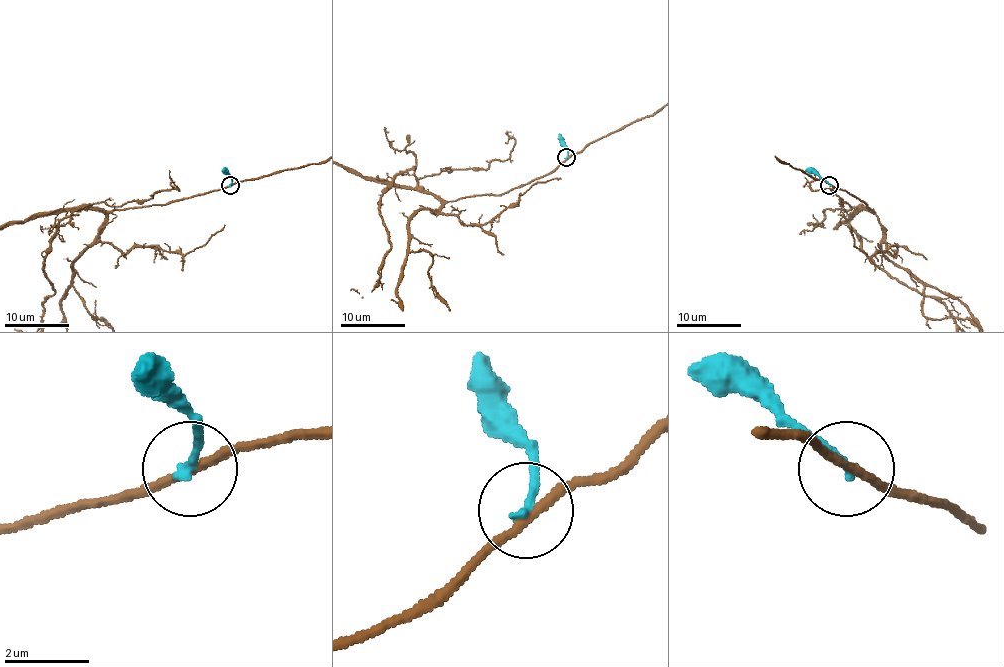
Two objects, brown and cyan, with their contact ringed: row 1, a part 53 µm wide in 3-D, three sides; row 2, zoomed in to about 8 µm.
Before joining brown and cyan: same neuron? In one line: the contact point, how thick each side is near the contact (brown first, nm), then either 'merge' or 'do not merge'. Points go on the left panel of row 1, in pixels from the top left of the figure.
place (230, 185); calibres 200 and 200 nm; do not merge

